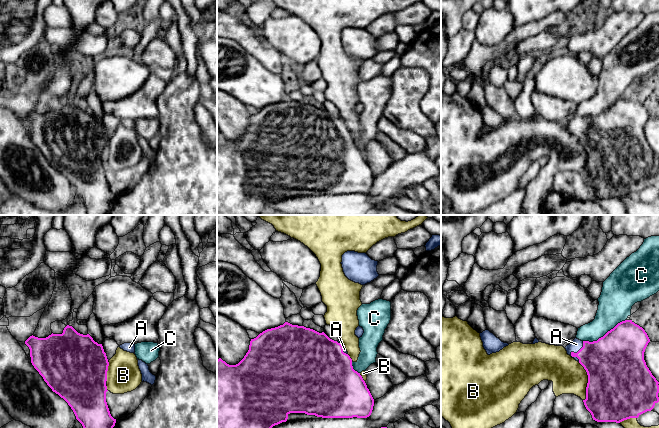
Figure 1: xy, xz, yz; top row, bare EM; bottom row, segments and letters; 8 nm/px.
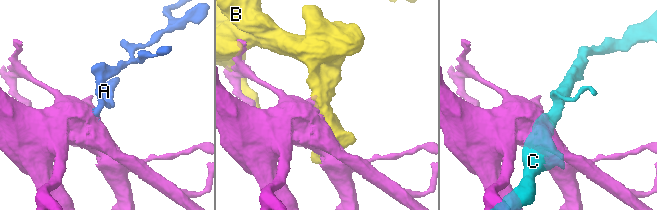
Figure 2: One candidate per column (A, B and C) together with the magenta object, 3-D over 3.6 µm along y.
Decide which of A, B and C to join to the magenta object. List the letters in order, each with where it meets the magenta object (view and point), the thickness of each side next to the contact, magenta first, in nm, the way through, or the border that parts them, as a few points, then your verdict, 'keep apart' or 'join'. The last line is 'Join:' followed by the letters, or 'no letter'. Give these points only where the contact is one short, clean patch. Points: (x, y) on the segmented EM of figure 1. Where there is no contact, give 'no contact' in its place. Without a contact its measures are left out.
A: yz (573, 352) | 320/90 nm | across yz (603, 360), (585, 352), (573, 352), (576, 344) | join
B: yz (588, 381) | 500/280 nm | keep apart
C: yz (605, 334) | 460/260 nm | keep apart
Join: A

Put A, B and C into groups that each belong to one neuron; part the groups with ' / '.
A / B / C

